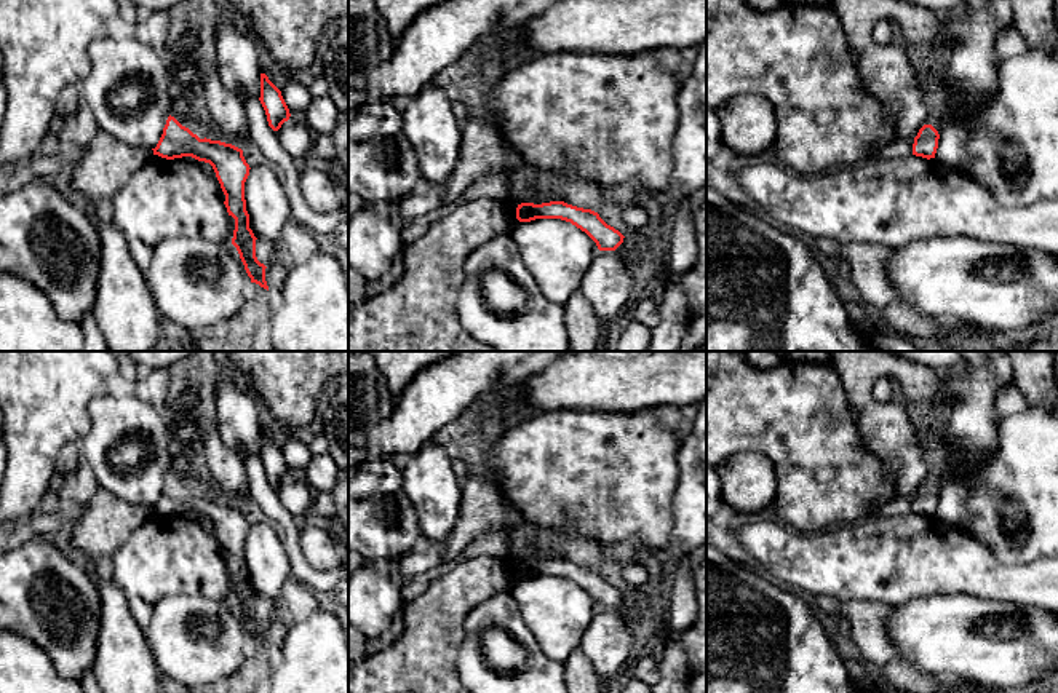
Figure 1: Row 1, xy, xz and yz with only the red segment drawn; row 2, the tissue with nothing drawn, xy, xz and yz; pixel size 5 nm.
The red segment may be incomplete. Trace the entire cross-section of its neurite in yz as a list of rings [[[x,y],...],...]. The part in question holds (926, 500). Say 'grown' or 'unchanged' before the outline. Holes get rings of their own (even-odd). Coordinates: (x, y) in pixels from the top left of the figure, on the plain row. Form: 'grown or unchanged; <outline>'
unchanged; [[[924,482],[914,495],[913,513],[927,517],[935,516],[938,497],[938,489],[932,482]]]

